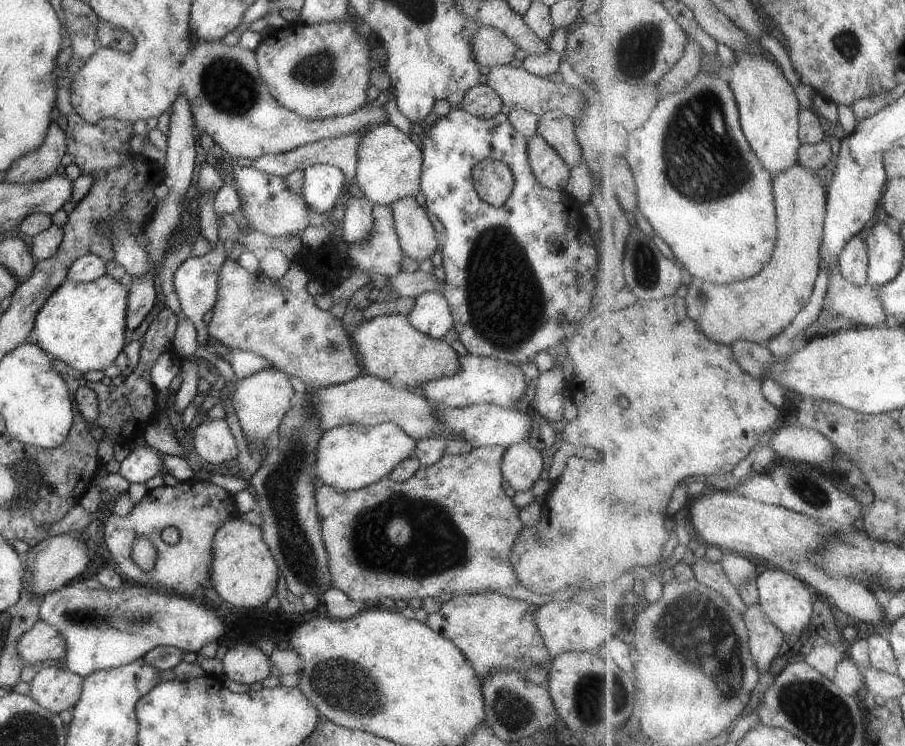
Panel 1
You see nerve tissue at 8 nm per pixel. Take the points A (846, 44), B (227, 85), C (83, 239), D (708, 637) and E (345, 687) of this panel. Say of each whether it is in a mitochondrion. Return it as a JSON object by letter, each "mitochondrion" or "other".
{"A":"mitochondrion","B":"mitochondrion","C":"mitochondrion","D":"mitochondrion","E":"mitochondrion"}

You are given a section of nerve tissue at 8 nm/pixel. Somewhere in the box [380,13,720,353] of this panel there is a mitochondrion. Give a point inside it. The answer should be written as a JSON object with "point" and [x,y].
{"point":[648,39]}

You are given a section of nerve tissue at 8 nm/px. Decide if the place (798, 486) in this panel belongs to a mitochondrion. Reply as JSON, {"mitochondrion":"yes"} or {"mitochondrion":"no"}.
{"mitochondrion":"yes"}

